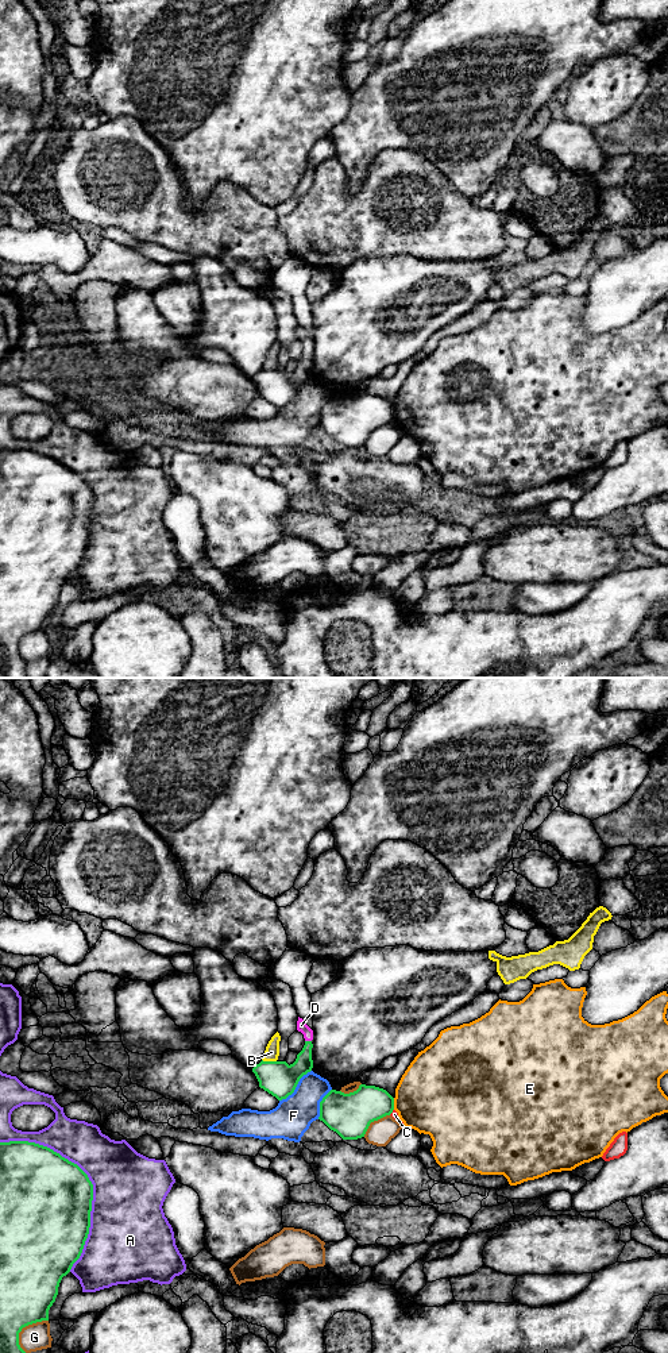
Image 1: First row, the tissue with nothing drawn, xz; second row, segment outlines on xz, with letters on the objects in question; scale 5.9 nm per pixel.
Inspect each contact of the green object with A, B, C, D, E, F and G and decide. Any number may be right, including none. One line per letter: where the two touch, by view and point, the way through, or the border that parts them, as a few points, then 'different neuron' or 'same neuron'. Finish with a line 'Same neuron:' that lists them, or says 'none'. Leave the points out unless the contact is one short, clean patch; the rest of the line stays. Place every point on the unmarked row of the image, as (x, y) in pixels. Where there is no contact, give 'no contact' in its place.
A: meets green in xz at (89, 489); different neuron
B: meets green in xz at (269, 370); border along xz (262, 367), (275, 370); different neuron
C: meets green in xz at (392, 420); different neuron
D: meets green in xz at (308, 350); runs through xz (285, 385), (304, 369), (308, 350), (308, 342), (301, 334); same neuron
E: meets green in xz at (393, 412); different neuron
F: meets green in xz at (296, 394); different neuron
G: meets green in xz at (23, 635); different neuron
Same neuron: D

